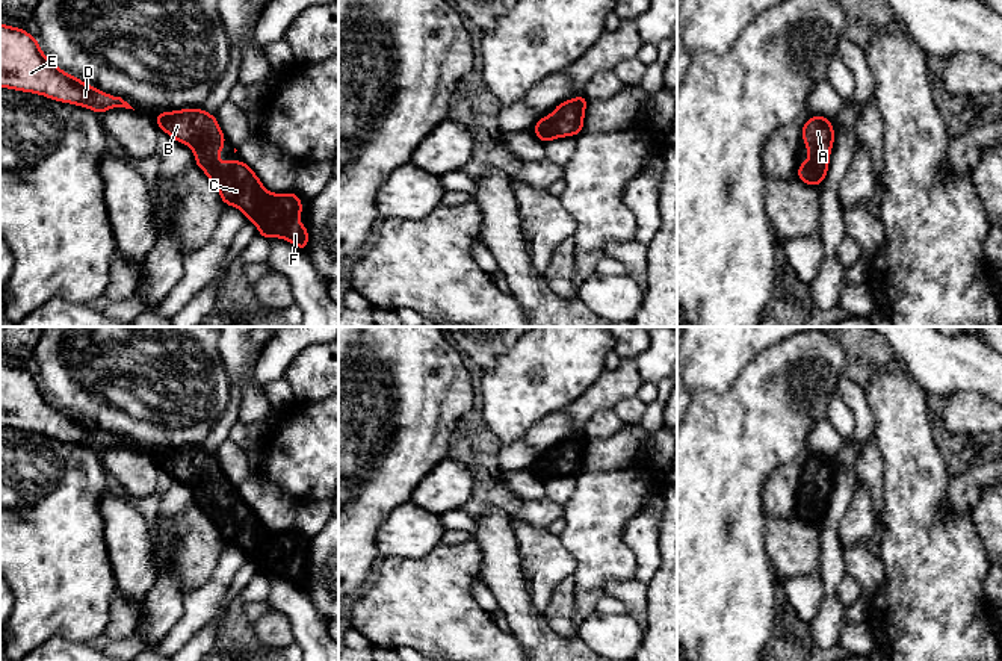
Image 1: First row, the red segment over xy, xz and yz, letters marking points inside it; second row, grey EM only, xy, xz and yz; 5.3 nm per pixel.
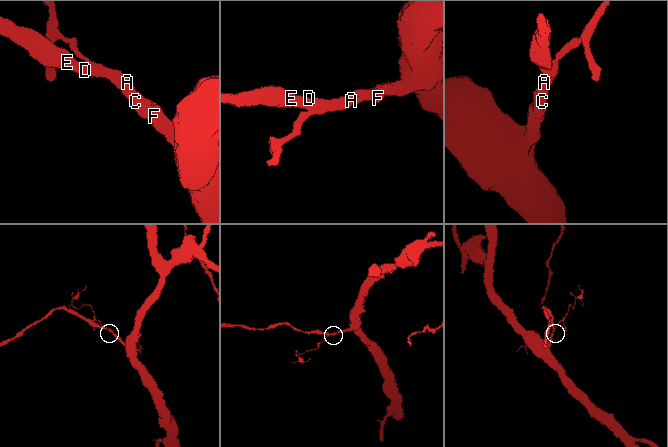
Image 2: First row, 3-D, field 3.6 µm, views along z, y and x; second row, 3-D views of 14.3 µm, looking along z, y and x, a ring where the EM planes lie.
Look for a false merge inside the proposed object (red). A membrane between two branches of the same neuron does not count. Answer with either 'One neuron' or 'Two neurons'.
One neuron

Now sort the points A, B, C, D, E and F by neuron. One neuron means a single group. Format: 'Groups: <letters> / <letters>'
Groups: A B C D E F

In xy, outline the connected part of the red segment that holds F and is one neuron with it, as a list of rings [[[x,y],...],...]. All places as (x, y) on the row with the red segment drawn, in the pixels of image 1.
[[[180,109],[154,113],[153,118],[160,130],[193,150],[195,165],[218,189],[222,203],[237,207],[246,221],[255,222],[260,237],[281,237],[307,253],[308,227],[298,219],[304,212],[302,200],[293,191],[268,192],[243,160],[216,162],[225,145],[225,133],[215,115],[204,109]]]

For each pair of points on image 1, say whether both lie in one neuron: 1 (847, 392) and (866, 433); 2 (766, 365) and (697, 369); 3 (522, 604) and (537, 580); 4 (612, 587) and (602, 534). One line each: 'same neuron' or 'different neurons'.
1: same neuron
2: different neurons
3: different neurons
4: different neurons

